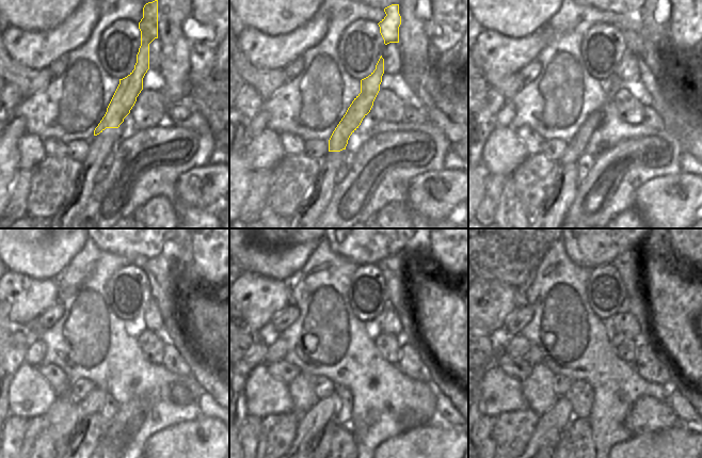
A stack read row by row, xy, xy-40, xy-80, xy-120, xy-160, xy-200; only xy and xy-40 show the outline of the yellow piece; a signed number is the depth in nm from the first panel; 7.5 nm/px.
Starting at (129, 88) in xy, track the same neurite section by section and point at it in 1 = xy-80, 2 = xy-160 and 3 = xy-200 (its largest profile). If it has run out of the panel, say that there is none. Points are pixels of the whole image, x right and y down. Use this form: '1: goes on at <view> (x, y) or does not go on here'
1: goes on at xy-80 (576, 146)
2: goes on at xy-160 (313, 422)
3: goes on at xy-200 (551, 425)

